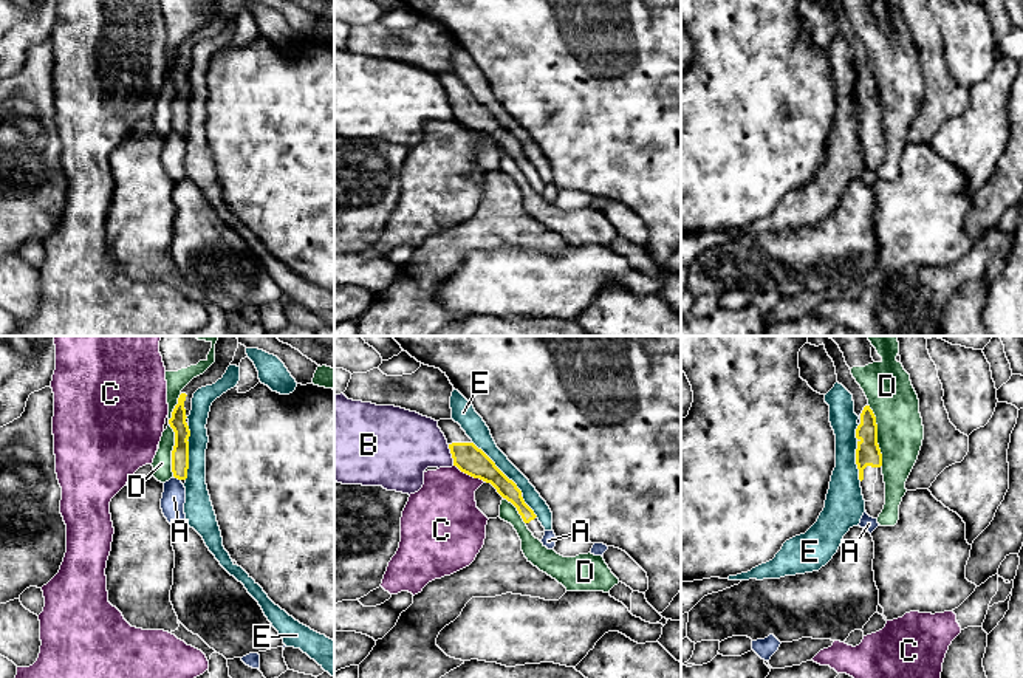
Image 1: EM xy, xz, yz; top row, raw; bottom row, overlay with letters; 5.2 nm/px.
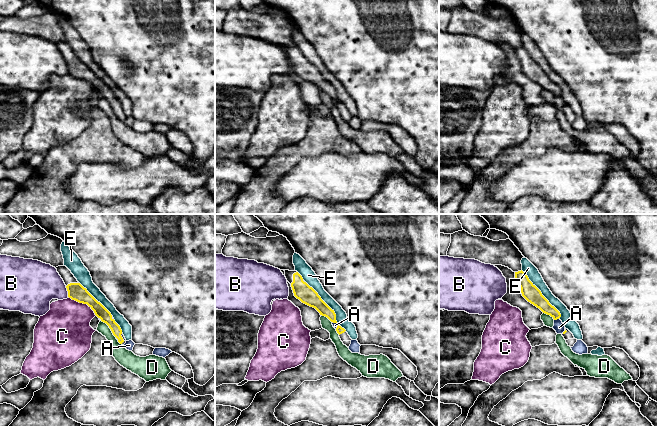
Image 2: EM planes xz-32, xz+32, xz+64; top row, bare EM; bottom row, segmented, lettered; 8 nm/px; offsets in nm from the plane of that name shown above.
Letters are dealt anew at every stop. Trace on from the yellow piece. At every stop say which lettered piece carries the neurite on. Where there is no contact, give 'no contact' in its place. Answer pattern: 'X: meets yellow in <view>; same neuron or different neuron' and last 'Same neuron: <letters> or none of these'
A: meets yellow in xy; different neuron
B: meets yellow in xz; different neuron
C: meets yellow in xz; different neuron
D: meets yellow in yz; different neuron
E: meets yellow in xz; different neuron
Same neuron: none of these

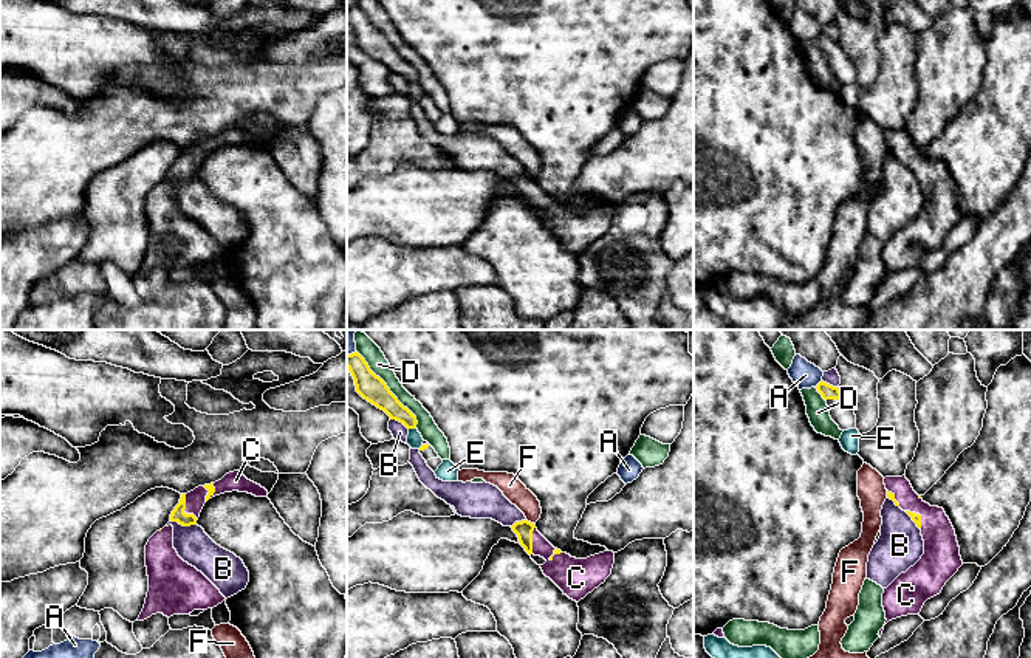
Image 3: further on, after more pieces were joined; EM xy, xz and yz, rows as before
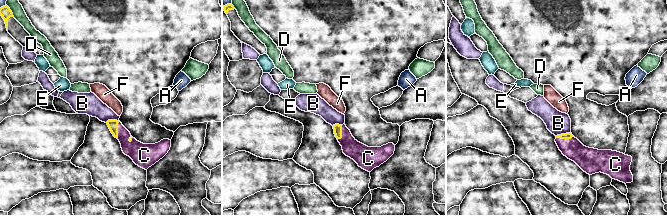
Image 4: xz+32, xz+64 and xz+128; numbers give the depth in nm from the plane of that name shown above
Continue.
A: meets yellow in yz; different neuron
B: meets yellow in xy; different neuron
C: meets yellow in xy; same neuron
D: meets yellow in xz; different neuron
E: meets yellow in xz; different neuron
F: meets yellow in xz; different neuron
Same neuron: C

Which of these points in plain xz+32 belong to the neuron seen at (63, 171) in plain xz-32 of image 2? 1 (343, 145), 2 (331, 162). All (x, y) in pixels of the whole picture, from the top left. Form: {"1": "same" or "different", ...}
{"1": "same", "2": "different"}

